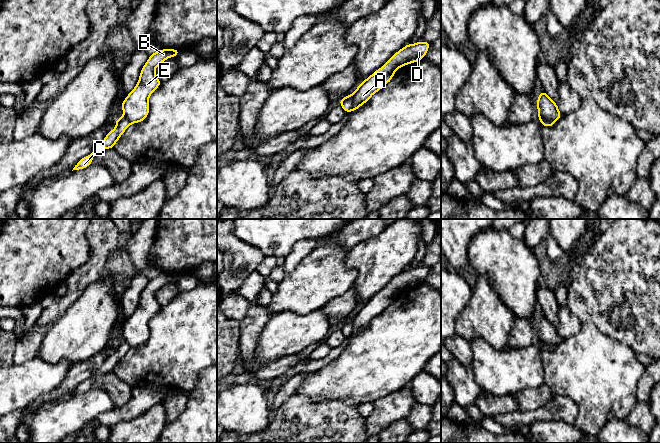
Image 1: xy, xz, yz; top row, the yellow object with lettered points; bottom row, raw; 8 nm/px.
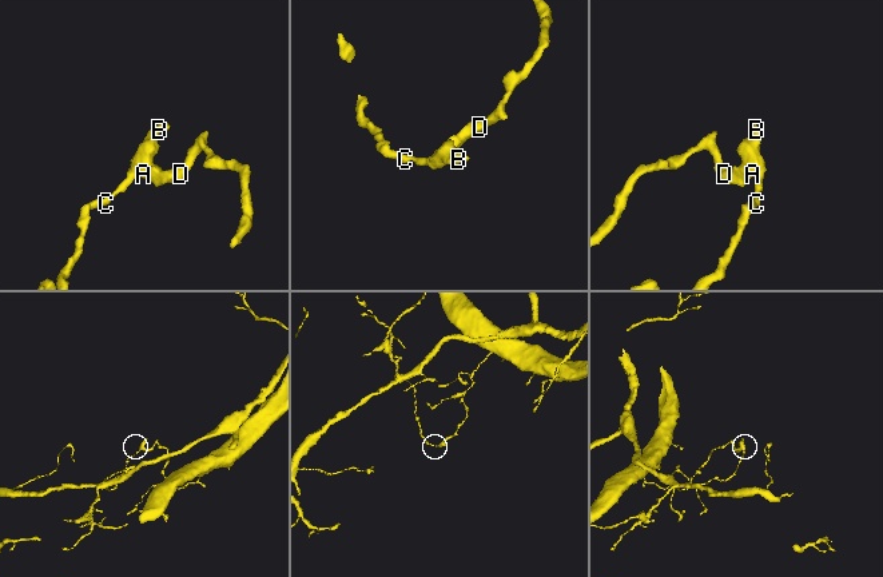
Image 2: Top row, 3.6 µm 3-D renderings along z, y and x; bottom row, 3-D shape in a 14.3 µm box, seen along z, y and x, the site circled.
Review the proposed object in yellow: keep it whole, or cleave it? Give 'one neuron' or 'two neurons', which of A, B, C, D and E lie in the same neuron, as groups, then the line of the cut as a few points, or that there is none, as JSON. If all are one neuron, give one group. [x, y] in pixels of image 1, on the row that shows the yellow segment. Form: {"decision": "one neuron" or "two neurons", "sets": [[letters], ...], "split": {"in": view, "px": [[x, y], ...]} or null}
{"decision": "two neurons", "sets": [["A", "B", "D", "E"], ["C"]], "split": {"in": "xz", "px": [[350, 94], [352, 100], [351, 110]]}}

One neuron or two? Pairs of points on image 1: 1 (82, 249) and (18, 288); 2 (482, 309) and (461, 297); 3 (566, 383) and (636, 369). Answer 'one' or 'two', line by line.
1: one
2: two
3: one

